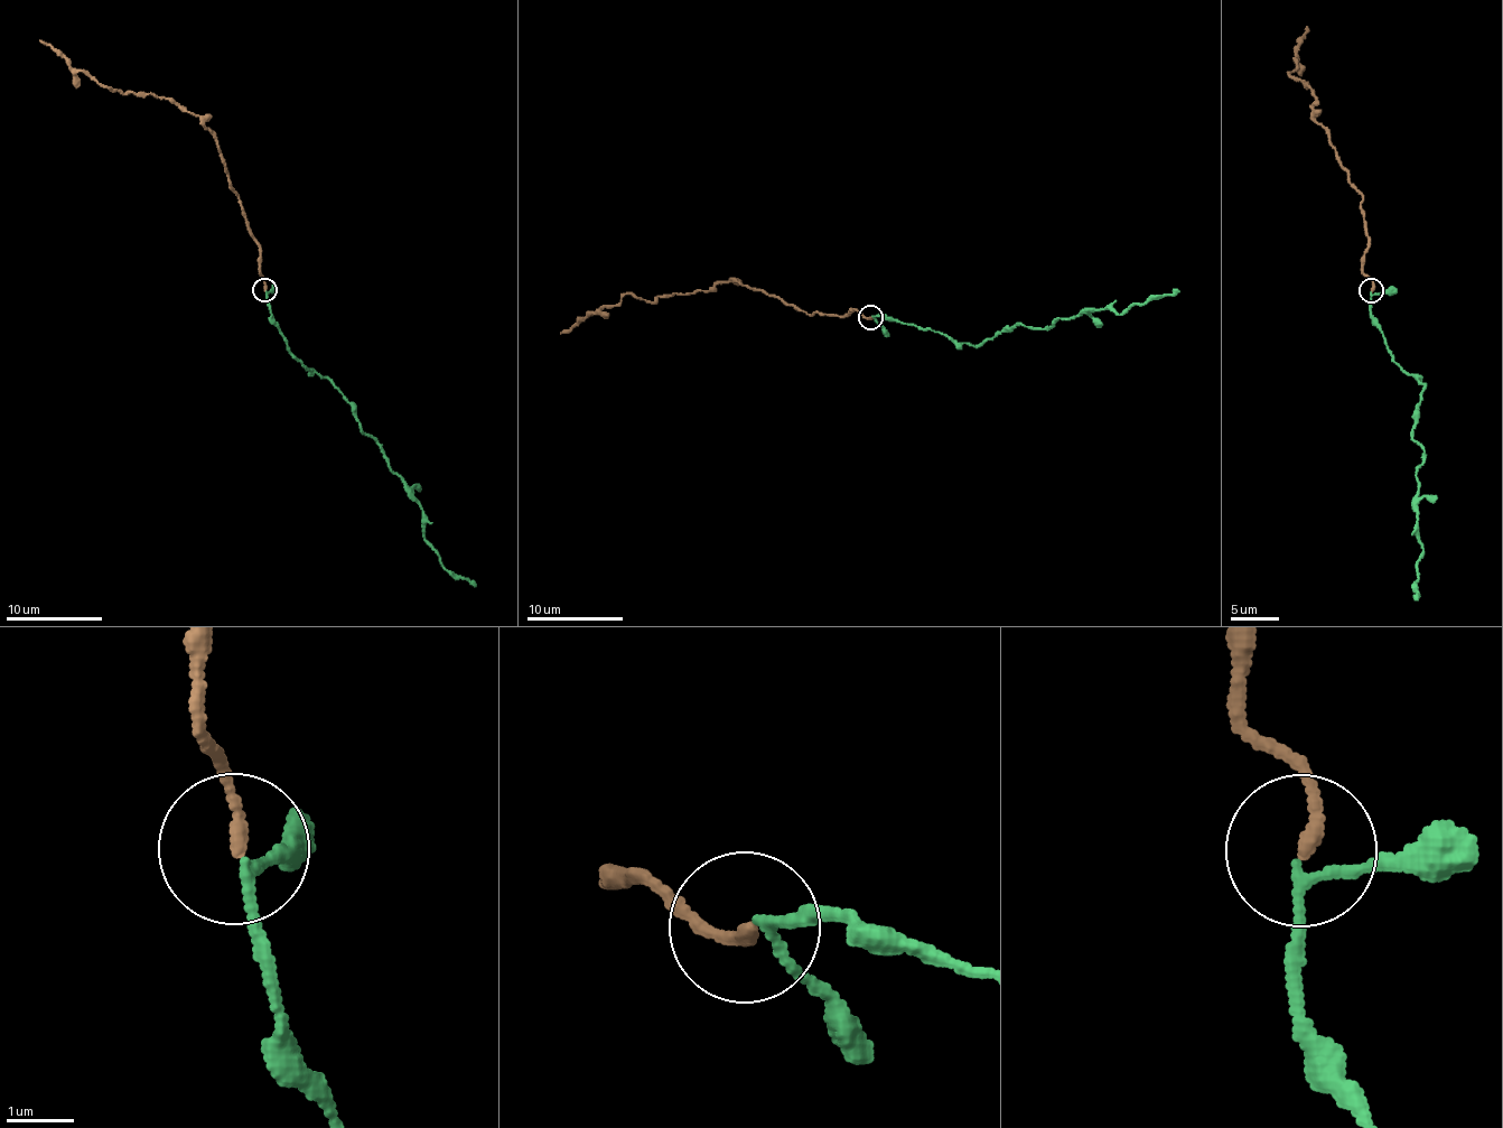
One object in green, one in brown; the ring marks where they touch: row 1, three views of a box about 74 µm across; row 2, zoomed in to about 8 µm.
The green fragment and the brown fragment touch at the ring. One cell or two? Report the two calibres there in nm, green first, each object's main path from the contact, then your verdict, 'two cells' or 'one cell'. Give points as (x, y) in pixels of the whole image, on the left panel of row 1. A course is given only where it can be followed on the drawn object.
120 nm thick on the green side, 190 nm on the other; green runs (267, 290), (271, 319), (287, 345), (353, 409), (360, 429), (423, 511), (423, 539), (440, 564), (476, 586); brown runs (263, 290), (260, 254), (239, 196), (231, 185), (217, 142), (198, 117), (167, 100), (103, 86), (38, 39); one cell

